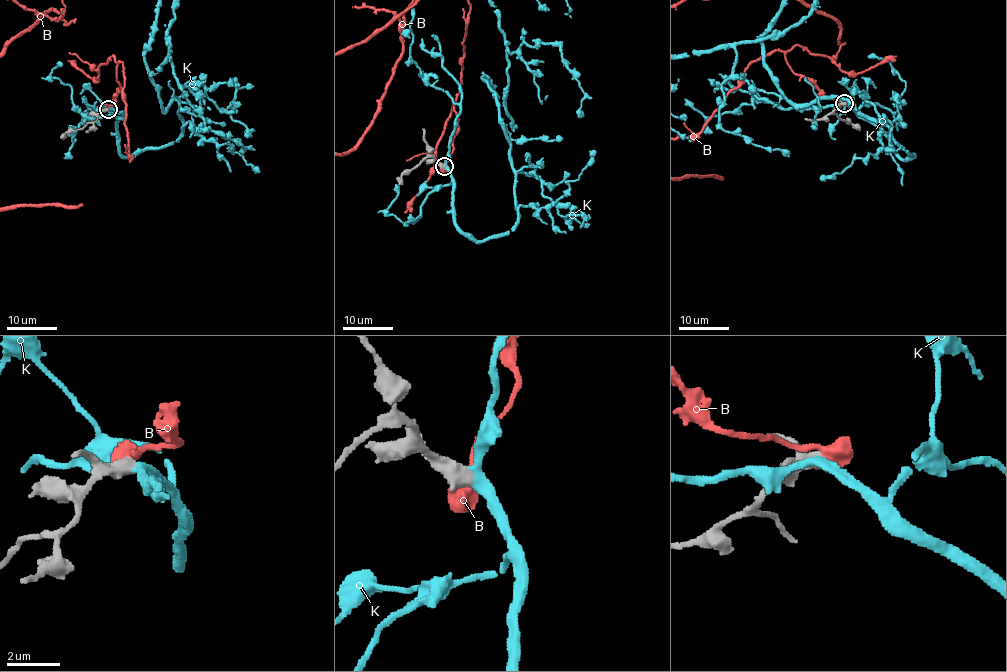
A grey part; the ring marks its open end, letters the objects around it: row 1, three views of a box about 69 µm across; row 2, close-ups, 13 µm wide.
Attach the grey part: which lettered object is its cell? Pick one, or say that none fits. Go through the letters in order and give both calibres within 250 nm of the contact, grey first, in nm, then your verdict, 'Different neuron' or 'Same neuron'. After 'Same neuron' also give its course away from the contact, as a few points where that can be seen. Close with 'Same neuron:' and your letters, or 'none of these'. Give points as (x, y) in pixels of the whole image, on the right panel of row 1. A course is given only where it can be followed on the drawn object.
B: Thickness 600 nm (grey) against 650 nm. Different neuron
K: Thickness 600 nm (grey) against 320 nm. Same neuron
Same neuron: K

